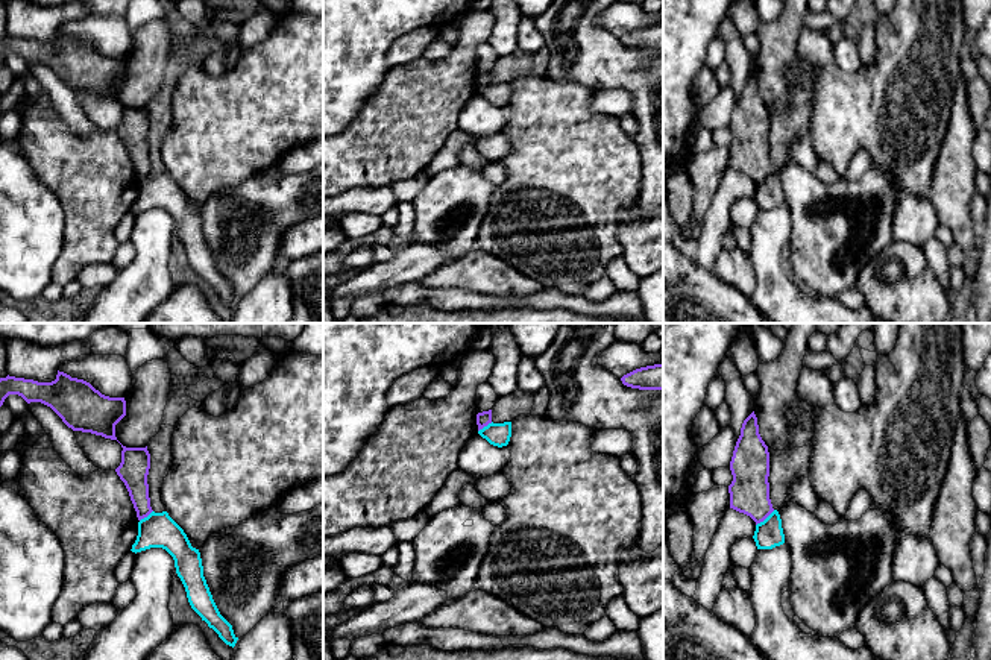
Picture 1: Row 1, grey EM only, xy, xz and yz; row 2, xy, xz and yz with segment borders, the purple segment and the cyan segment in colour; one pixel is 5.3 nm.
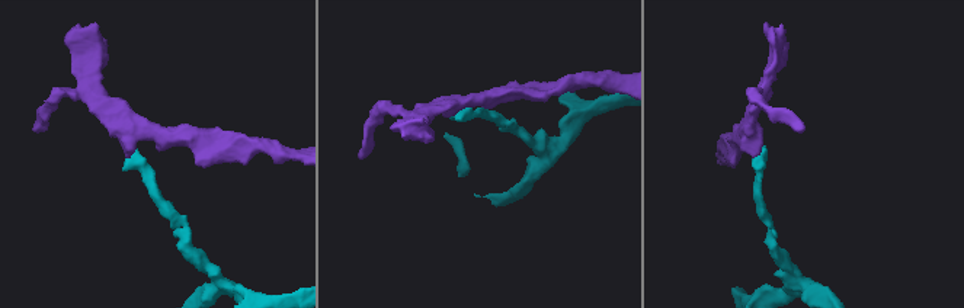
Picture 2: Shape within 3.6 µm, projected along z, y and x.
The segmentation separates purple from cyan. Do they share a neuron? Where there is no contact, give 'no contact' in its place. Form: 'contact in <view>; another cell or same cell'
contact in yz; another cell

